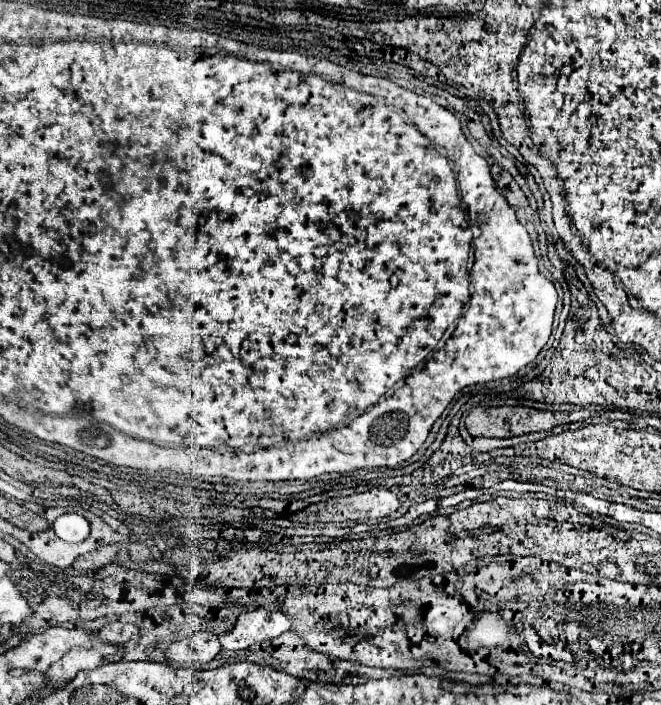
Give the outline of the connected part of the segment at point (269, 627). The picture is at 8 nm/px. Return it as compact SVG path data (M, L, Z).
M254 609L246 611L238 617L236 627L230 633L220 635L222 649L248 649L250 645L272 641L274 637L282 635L290 629L290 619L280 611L270 609Z

